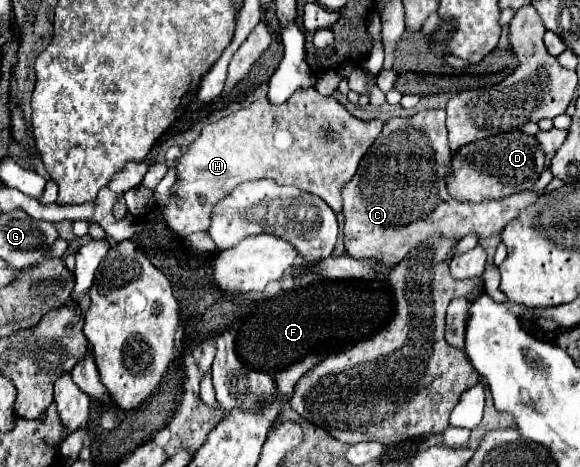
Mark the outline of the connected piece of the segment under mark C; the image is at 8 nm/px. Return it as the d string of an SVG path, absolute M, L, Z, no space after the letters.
M443 109L419 111L413 117L387 121L379 139L361 159L353 179L341 187L347 253L355 259L373 257L383 265L395 265L409 249L425 243L429 237L463 239L465 235L475 235L483 241L499 235L507 221L517 219L521 209L535 205L545 195L523 191L497 201L455 201L445 189L447 157L451 157L451 149Z

